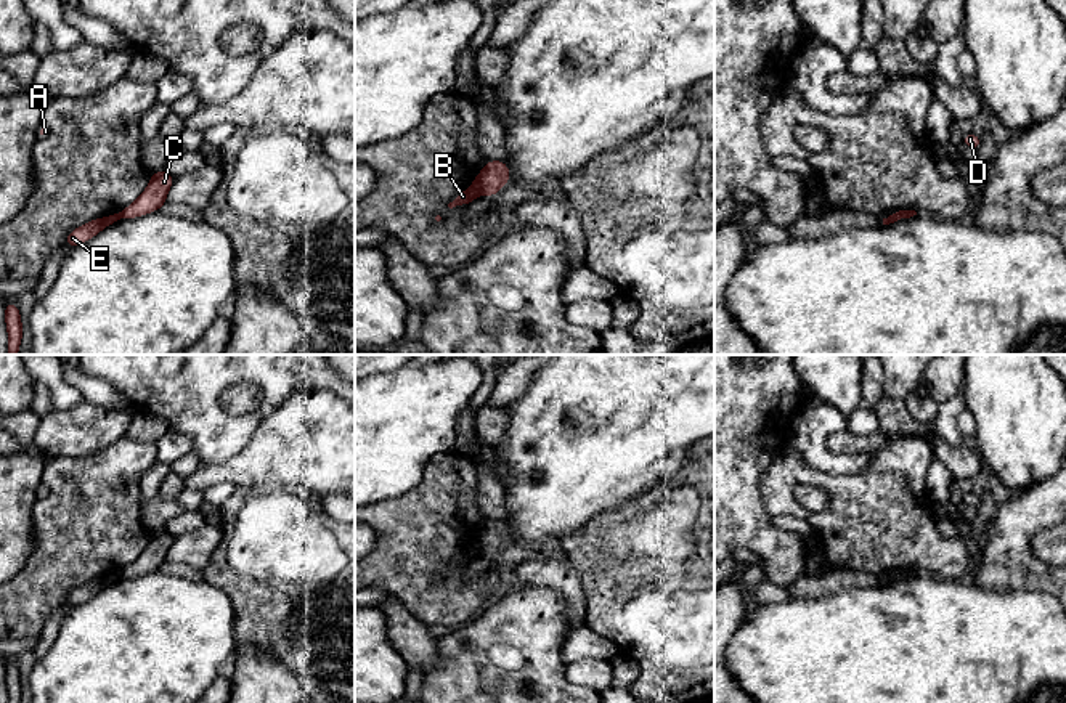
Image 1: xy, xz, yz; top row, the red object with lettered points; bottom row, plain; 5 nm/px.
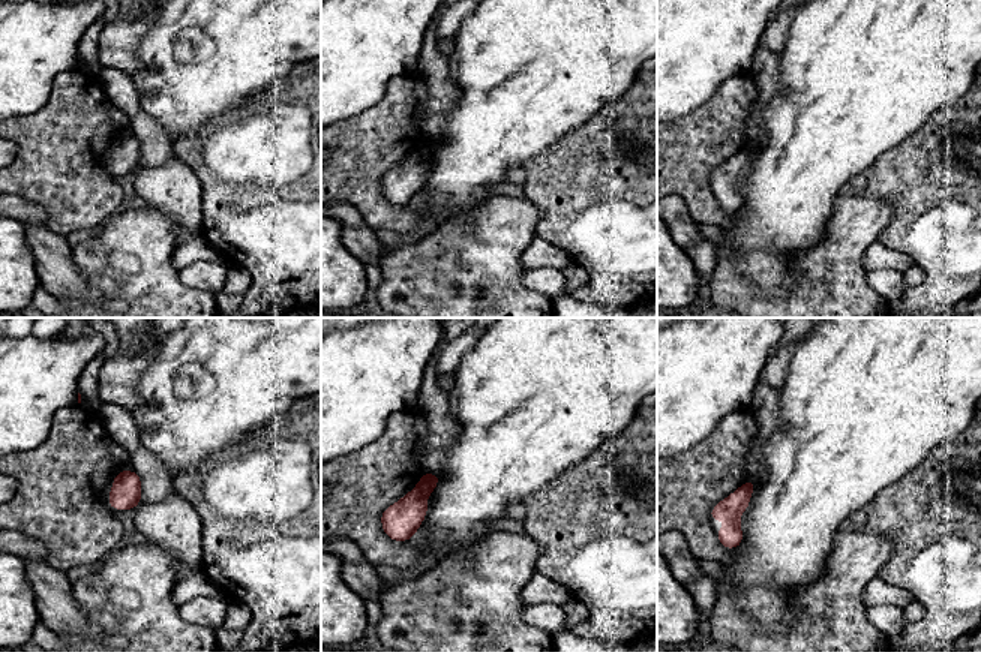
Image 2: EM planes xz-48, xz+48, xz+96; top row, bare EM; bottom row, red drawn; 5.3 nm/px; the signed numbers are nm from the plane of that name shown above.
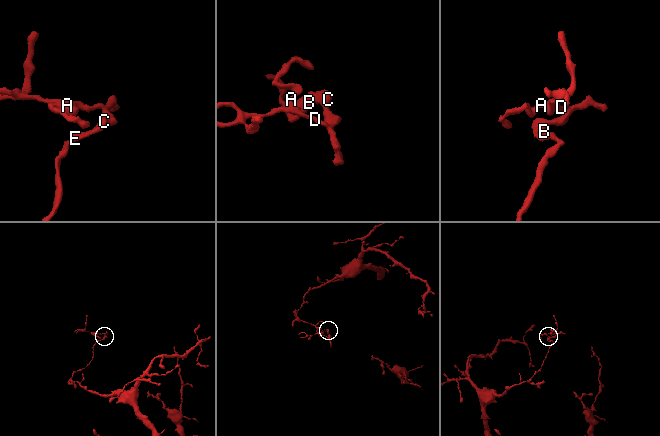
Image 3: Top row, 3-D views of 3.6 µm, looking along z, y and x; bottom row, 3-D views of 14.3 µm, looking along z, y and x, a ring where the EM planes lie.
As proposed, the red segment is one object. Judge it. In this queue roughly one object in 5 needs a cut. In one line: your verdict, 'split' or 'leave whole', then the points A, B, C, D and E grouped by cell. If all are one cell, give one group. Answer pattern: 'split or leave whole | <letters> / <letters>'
split | A C D / B E

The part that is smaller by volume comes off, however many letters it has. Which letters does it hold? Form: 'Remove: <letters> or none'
Remove: A, C, D

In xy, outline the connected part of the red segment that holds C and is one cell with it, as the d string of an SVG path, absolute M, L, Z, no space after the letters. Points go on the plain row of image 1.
M165 530L151 533L146 549L138 555L136 560L120 571L122 578L138 578L141 575L161 570L161 567L167 562L167 554L173 539L175 536Z

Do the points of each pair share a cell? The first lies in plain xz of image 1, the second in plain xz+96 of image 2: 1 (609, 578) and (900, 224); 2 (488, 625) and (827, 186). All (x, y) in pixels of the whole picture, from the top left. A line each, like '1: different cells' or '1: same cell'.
1: same cell
2: different cells

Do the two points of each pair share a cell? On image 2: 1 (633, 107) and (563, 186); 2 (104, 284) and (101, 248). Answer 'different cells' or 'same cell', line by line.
1: same cell
2: same cell

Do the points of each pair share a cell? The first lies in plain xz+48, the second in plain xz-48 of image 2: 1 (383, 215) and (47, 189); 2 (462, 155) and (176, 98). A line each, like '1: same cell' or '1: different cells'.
1: same cell
2: same cell

